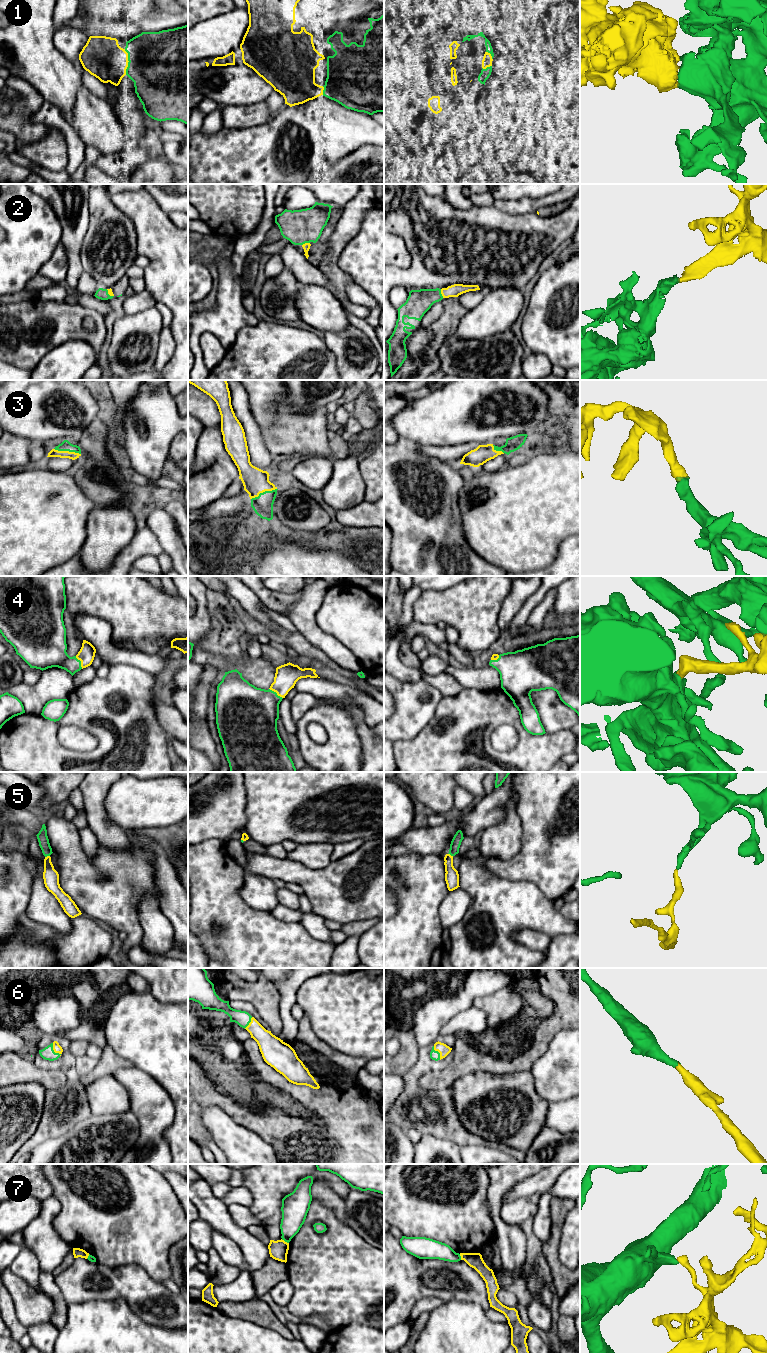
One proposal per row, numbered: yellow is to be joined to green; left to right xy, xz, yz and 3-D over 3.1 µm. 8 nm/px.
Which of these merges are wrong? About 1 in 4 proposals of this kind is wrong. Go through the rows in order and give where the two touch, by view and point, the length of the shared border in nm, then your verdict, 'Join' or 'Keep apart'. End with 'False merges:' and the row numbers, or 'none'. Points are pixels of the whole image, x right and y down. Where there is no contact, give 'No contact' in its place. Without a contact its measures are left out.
1: Touches green at xy (128, 62). Shared border 200 nm. Join
2: Touches green at yz (440, 293). Shared border 80 nm. Join
3: Touches green at xy (67, 450). Shared border 220 nm. Join
4: Touches green at xz (276, 693). Shared border 140 nm. Join
5: Touches green at xy (47, 855). Shared border 40 nm. Join
6: Touches green at xy (53, 1050). Shared border 120 nm. Join
7: Touches green at xz (285, 1241). Shared border 70 nm. Keep apart
False merges: 7

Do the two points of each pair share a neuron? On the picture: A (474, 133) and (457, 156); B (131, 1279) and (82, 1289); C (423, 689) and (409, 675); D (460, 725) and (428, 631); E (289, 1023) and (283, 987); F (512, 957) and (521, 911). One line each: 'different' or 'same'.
A: same
B: same
C: different
D: different
E: same
F: same

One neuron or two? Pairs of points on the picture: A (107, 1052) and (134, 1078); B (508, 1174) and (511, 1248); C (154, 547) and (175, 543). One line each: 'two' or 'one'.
A: two
B: one
C: two

